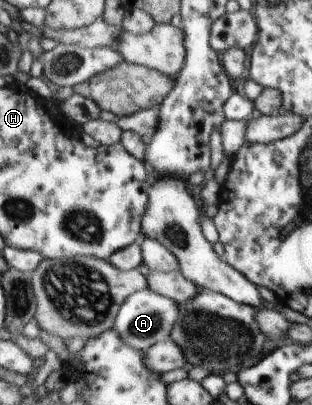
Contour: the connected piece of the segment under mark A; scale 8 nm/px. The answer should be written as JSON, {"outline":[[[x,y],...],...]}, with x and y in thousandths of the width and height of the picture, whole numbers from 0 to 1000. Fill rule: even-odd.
{"outline":[[[490,714],[433,721],[404,738],[378,773],[375,798],[365,810],[378,815],[391,840],[417,849],[423,859],[442,859],[455,869],[474,867],[500,847],[532,842],[554,827],[558,807],[587,780],[580,751],[535,731],[519,731]]]}

